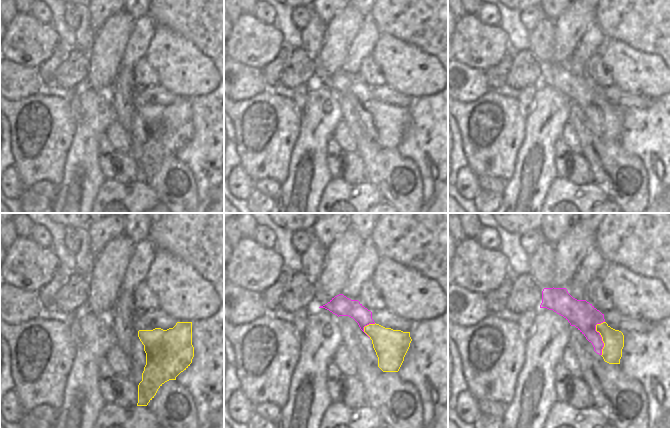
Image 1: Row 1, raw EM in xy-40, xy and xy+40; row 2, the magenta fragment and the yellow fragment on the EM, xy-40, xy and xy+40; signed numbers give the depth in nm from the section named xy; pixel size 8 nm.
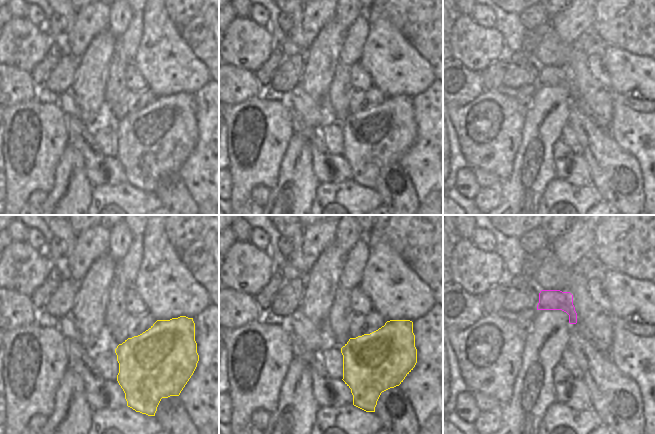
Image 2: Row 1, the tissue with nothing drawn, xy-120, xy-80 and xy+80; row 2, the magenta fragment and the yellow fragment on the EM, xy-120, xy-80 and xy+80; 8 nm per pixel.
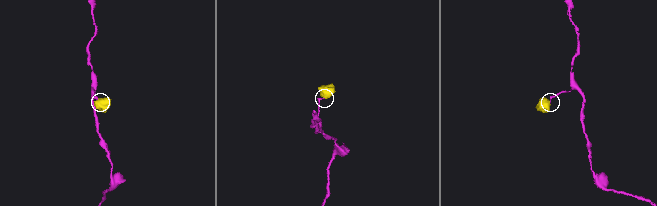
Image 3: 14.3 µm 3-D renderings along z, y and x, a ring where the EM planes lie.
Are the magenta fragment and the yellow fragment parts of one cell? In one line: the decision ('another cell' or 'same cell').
same cell

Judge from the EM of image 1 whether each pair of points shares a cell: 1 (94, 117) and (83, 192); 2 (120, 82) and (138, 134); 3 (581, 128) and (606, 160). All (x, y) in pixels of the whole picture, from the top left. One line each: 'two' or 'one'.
1: one
2: one
3: one

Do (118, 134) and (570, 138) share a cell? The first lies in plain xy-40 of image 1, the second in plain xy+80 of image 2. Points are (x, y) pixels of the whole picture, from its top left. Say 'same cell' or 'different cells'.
same cell

